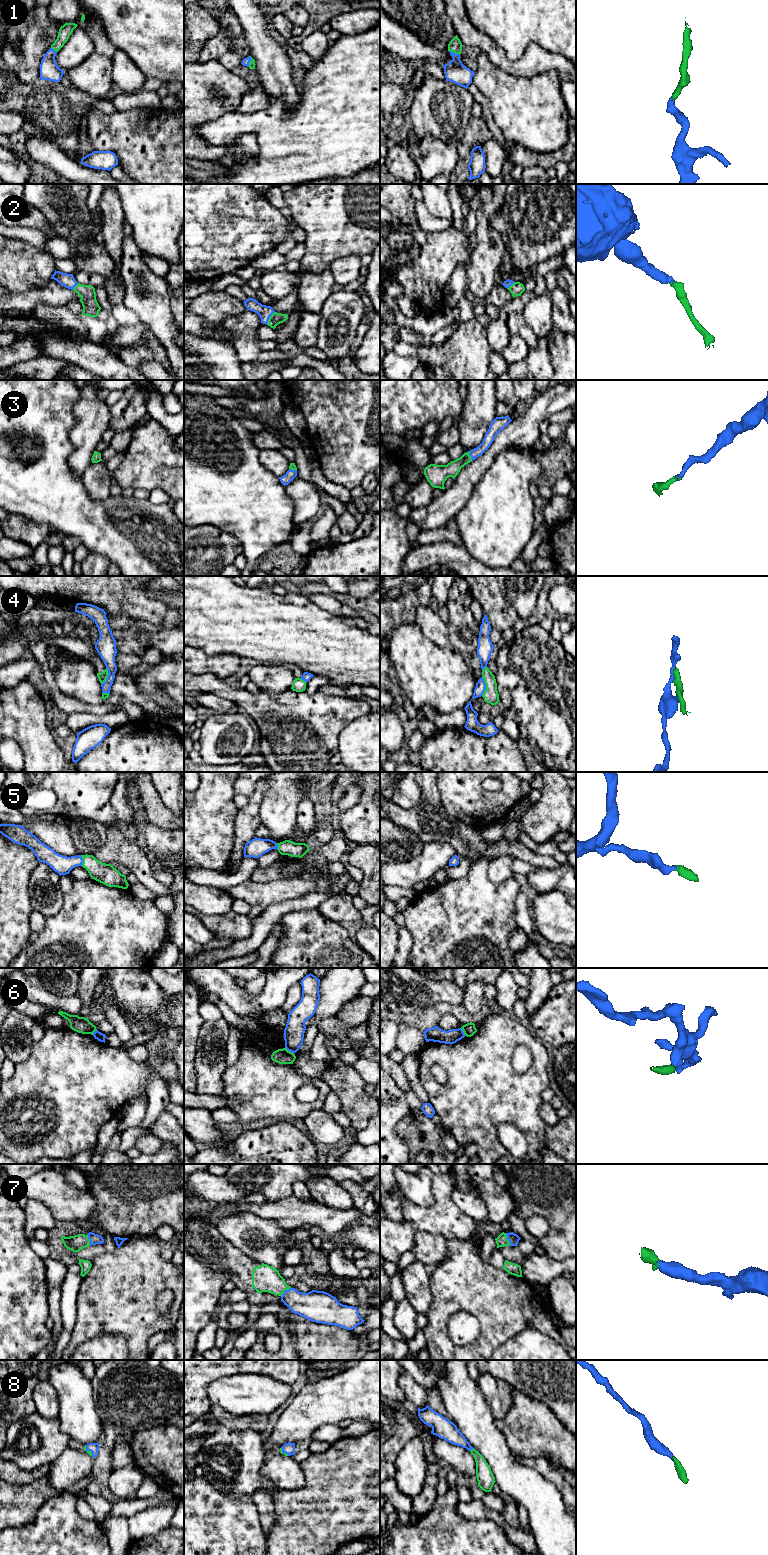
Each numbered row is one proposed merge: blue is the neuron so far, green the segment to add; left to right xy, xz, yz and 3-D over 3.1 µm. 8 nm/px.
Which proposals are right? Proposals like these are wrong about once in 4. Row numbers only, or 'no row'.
1, 2, 3, 5, 7, 8

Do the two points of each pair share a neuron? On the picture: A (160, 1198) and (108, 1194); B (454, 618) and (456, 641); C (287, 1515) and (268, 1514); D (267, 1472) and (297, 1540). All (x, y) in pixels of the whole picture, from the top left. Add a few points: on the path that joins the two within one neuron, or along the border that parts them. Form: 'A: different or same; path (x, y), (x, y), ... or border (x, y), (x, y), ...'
A: same; path (147, 1194), (121, 1194)
B: same; path (454, 624), (456, 635)
C: different; border (273, 1498), (274, 1523), (272, 1529), (266, 1534)
D: different; border (276, 1485), (288, 1489), (299, 1488)

